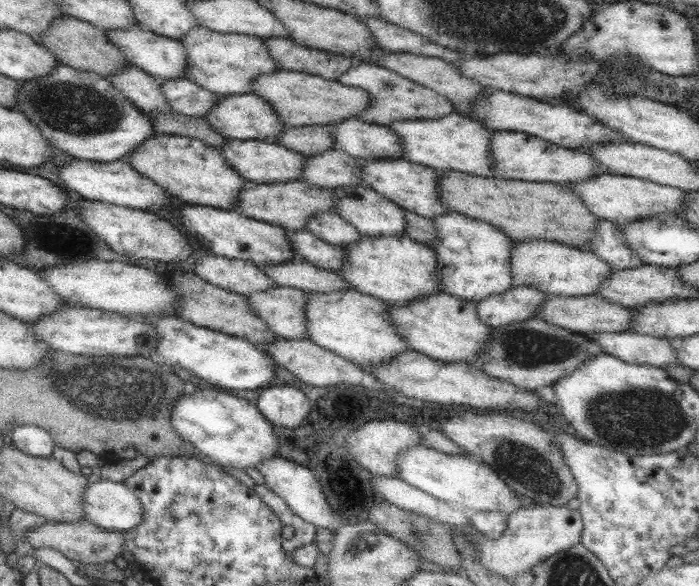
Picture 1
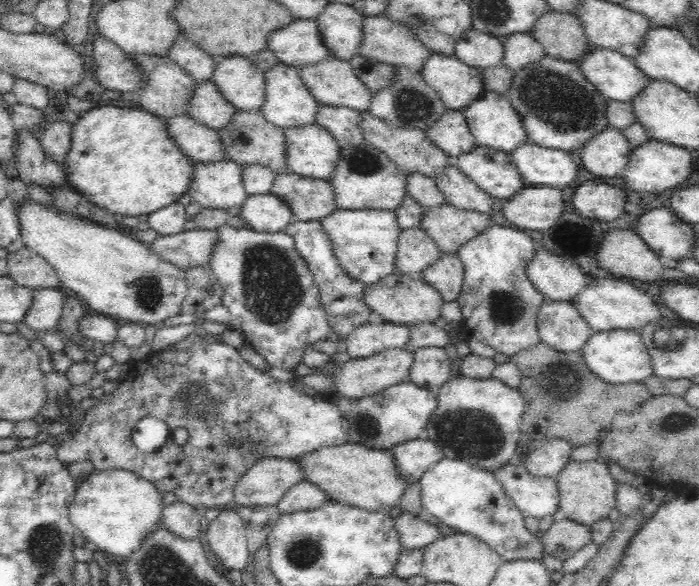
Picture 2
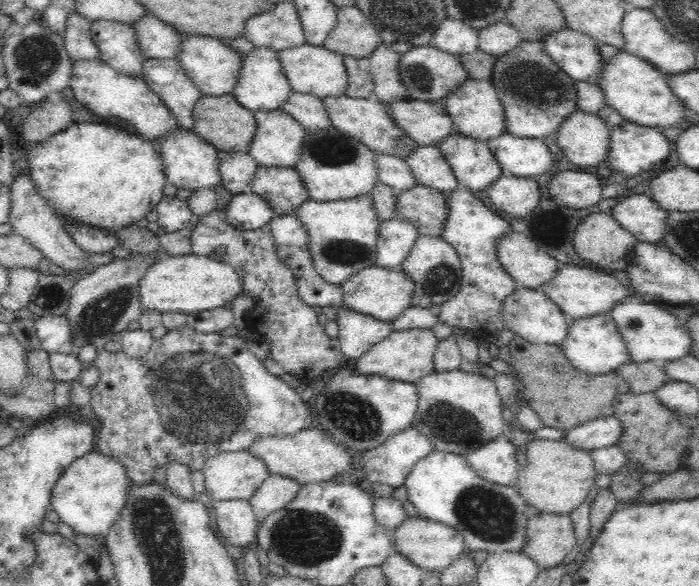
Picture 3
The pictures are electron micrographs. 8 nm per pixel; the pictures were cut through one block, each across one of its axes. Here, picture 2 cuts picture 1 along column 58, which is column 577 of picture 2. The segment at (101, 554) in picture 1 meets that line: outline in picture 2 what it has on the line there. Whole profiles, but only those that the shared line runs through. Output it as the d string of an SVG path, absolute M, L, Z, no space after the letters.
M558 518L550 526L550 530L542 534L542 542L548 554L564 562L570 556L574 556L578 550L582 550L586 544L590 544L592 534L590 534L590 526Z

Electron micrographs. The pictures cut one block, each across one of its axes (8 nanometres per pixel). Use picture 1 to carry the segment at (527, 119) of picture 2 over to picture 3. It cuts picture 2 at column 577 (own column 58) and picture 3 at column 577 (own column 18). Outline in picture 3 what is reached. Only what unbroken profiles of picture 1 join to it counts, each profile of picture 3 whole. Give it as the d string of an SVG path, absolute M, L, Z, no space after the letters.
M522 42L512 52L498 56L490 80L504 106L508 134L542 140L554 134L572 112L578 112L576 80L546 54L542 42Z

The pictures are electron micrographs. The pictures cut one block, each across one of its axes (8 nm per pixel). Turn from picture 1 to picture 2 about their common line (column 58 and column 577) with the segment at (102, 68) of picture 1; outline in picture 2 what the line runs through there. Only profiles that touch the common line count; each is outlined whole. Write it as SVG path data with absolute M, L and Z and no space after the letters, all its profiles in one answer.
M550 10L546 16L536 20L530 34L536 42L540 42L546 56L556 60L578 62L588 50L592 50L580 20L570 12Z

